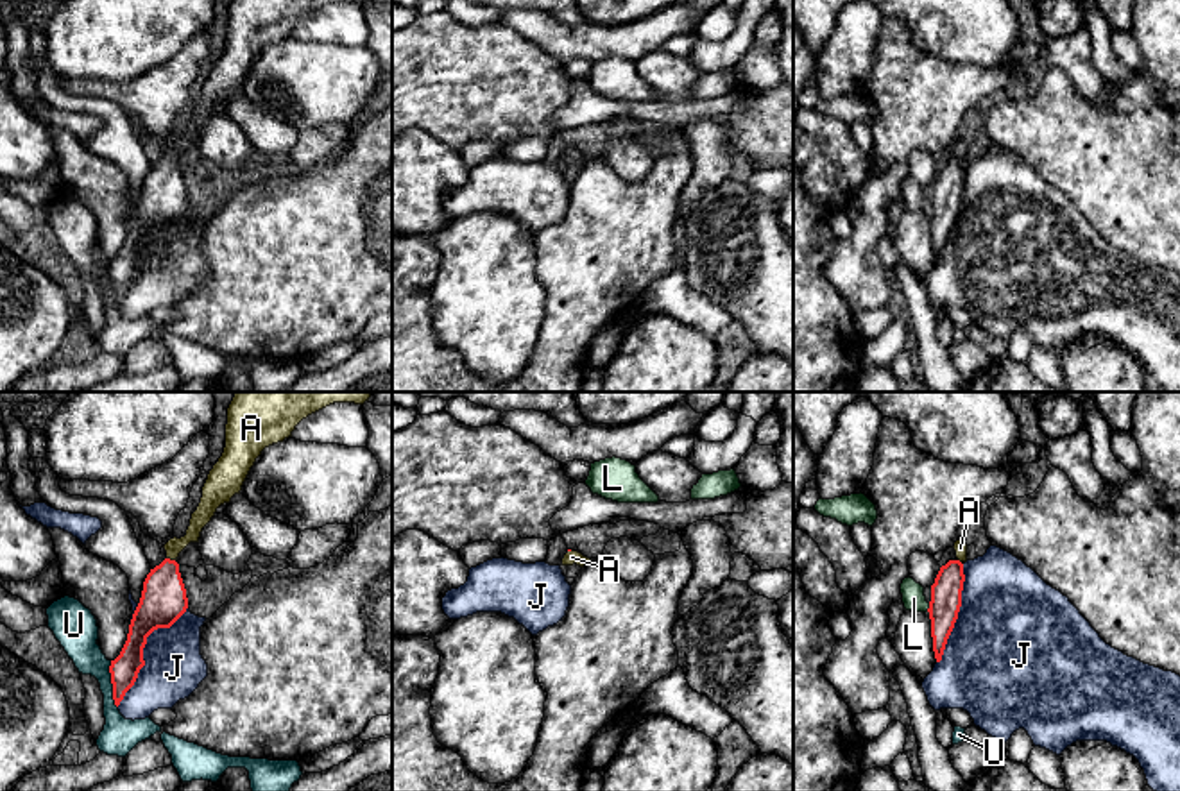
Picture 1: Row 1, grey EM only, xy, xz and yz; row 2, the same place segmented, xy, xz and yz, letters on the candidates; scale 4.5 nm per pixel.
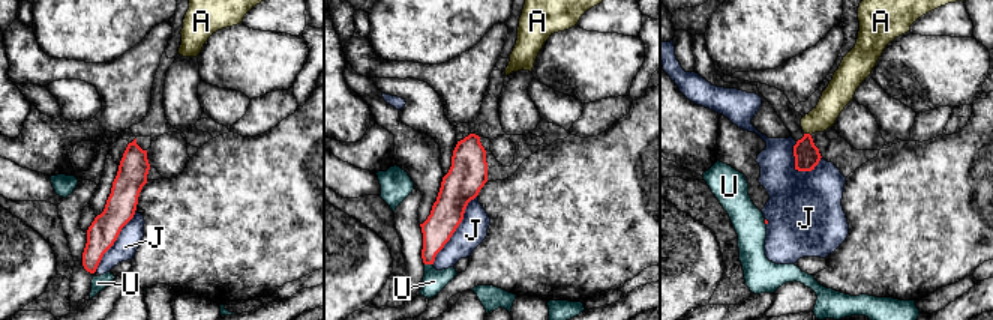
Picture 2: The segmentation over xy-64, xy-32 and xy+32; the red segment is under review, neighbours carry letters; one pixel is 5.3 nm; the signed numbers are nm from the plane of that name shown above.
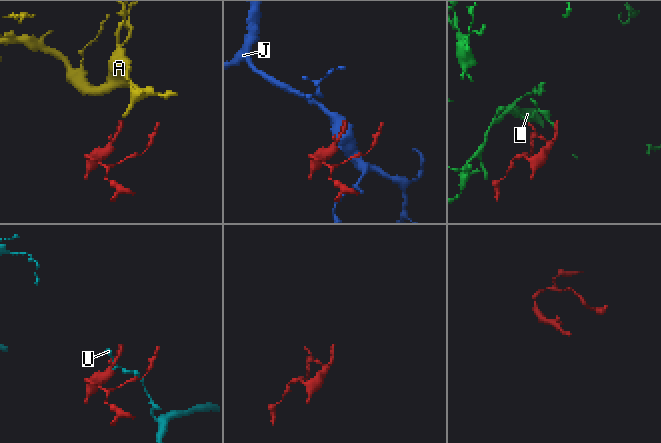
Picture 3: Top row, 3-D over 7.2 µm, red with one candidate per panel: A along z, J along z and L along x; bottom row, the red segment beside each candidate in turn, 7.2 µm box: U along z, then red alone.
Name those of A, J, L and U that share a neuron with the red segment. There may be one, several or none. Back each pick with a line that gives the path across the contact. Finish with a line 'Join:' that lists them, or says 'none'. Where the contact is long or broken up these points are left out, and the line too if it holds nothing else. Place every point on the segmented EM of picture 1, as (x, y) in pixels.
A: Path across: xy (163, 600), (169, 559), (194, 530), (201, 516)
Join: A

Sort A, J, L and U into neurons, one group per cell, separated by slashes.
A / J / L / U

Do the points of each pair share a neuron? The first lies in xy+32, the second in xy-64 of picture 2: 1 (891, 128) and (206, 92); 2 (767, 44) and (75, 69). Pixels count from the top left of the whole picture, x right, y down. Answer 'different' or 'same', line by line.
1: same
2: different

